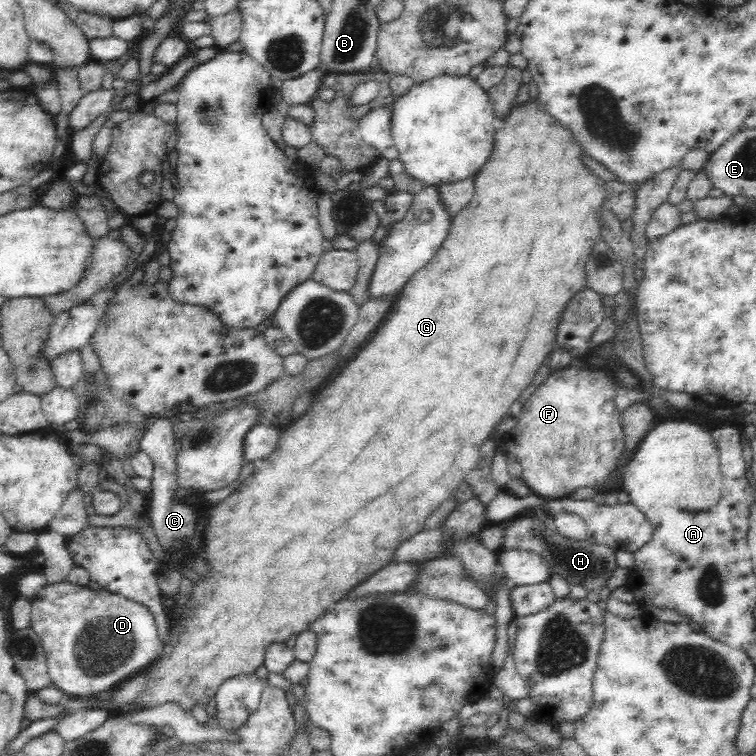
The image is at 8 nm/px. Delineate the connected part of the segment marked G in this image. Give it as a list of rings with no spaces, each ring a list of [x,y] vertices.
[[[528,99],[524,102],[514,104],[512,110],[505,116],[505,118],[498,122],[494,135],[494,148],[493,156],[491,160],[488,160],[480,172],[476,175],[474,180],[474,196],[472,196],[471,202],[462,208],[458,215],[453,219],[444,239],[438,250],[434,253],[434,256],[430,259],[430,262],[423,266],[420,270],[416,271],[410,280],[401,289],[397,295],[397,300],[392,305],[392,310],[386,315],[386,318],[380,323],[380,326],[376,328],[372,338],[368,342],[363,343],[361,347],[349,358],[348,364],[342,368],[342,372],[334,378],[329,384],[318,392],[318,396],[312,400],[310,408],[306,412],[296,419],[294,419],[288,426],[281,432],[281,436],[277,442],[276,448],[260,463],[257,464],[254,472],[247,477],[242,486],[234,490],[232,494],[216,504],[210,506],[208,510],[208,527],[204,530],[204,560],[208,560],[210,568],[212,568],[212,574],[202,580],[198,586],[194,587],[194,596],[190,600],[190,610],[180,614],[180,618],[176,620],[170,619],[171,636],[170,641],[163,646],[163,652],[157,656],[157,658],[150,664],[148,670],[151,671],[151,682],[148,685],[147,694],[134,704],[140,704],[142,708],[154,708],[154,706],[160,706],[160,704],[168,704],[174,702],[180,704],[187,712],[190,712],[191,707],[196,703],[201,703],[206,706],[207,701],[214,697],[220,684],[223,684],[228,678],[236,676],[236,674],[250,675],[255,674],[256,670],[264,664],[264,652],[266,648],[272,644],[272,642],[285,642],[289,636],[293,634],[299,635],[302,631],[307,630],[308,624],[310,624],[316,617],[332,608],[336,601],[342,600],[345,594],[359,582],[362,582],[365,578],[368,578],[373,572],[380,570],[383,566],[386,566],[391,562],[393,552],[400,546],[401,542],[414,536],[417,532],[423,530],[423,524],[426,519],[438,506],[446,502],[454,491],[465,482],[466,476],[469,472],[477,468],[477,463],[480,458],[480,448],[482,444],[490,439],[490,434],[494,432],[494,428],[502,422],[502,419],[507,415],[510,407],[518,400],[518,396],[532,384],[532,378],[534,374],[538,372],[538,369],[542,366],[546,356],[558,348],[556,343],[556,332],[558,332],[558,322],[560,322],[560,316],[564,312],[564,308],[568,307],[570,300],[577,296],[578,292],[588,287],[588,281],[586,281],[586,262],[590,260],[590,254],[592,254],[592,246],[602,239],[602,224],[601,224],[601,212],[602,206],[608,204],[608,200],[613,195],[612,191],[608,188],[607,183],[602,181],[598,175],[594,175],[594,172],[590,168],[586,168],[584,164],[584,150],[580,146],[580,142],[574,138],[574,134],[570,134],[570,130],[564,130],[564,126],[560,126],[558,119],[546,112],[546,109],[542,107],[540,99]]]

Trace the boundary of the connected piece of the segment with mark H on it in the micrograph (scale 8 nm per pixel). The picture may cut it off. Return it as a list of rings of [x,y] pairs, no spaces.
[[[518,516],[506,522],[506,536],[504,536],[503,550],[526,550],[538,553],[550,567],[552,576],[562,576],[569,583],[584,585],[588,591],[598,591],[613,570],[618,567],[614,560],[616,550],[596,544],[591,540],[572,540],[564,538],[555,530],[553,517],[549,517],[542,525],[535,516]]]

